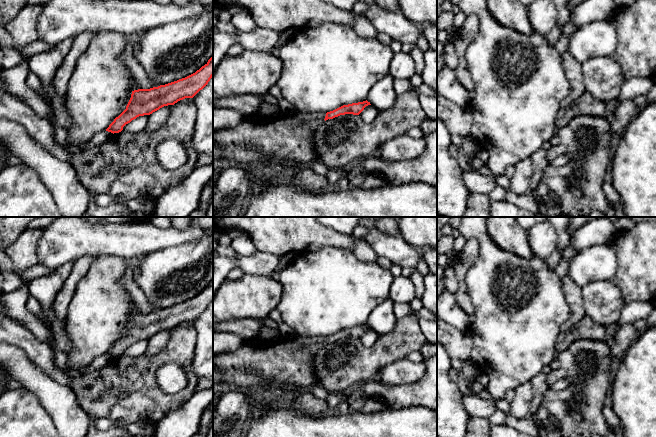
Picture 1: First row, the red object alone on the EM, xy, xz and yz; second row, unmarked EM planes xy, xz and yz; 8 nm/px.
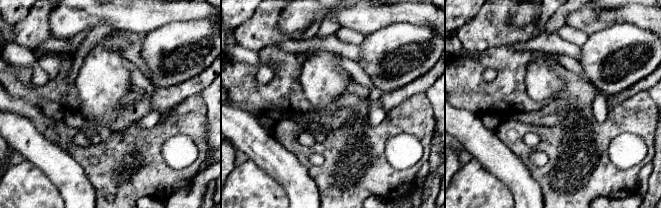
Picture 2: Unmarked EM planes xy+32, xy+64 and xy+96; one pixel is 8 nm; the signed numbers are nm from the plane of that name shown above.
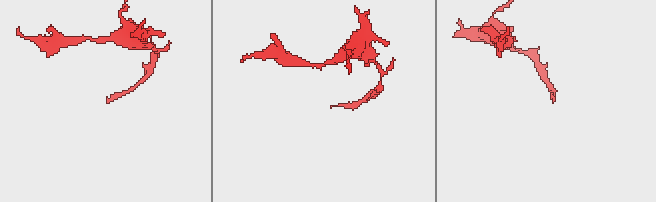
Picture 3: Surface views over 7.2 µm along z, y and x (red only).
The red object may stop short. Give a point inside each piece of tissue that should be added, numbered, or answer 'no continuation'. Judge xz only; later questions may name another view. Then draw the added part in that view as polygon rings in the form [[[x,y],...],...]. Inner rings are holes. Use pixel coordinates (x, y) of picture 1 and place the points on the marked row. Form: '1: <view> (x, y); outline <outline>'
1: xz (290, 137); outline [[[300,113],[281,115],[263,124],[253,125],[248,120],[235,128],[213,132],[213,142],[224,150],[224,157],[229,160],[249,163],[257,167],[265,162],[271,162],[264,154],[275,159],[297,161],[301,163],[316,162],[318,156],[314,146],[314,134],[325,121],[326,113]]]

